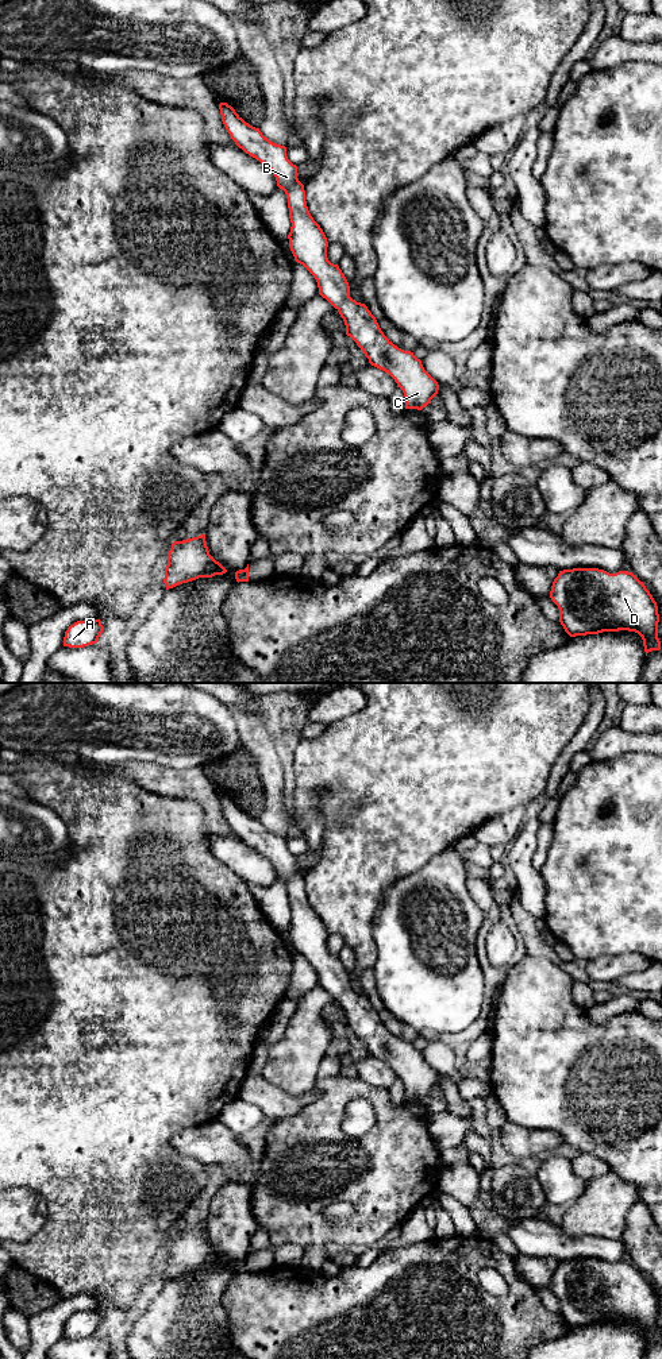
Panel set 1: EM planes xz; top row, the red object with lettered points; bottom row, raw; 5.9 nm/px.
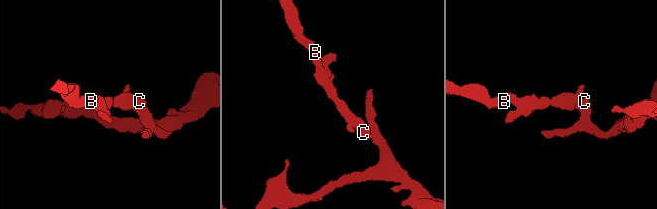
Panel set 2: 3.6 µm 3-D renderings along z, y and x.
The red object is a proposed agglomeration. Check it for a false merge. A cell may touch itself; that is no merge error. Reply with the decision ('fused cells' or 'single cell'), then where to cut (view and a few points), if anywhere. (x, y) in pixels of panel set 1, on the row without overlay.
single cell; no cut

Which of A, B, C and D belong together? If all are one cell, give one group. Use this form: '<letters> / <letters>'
A B C D

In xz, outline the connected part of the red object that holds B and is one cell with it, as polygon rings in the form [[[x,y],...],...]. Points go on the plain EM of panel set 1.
[[[220,794],[219,800],[235,835],[269,858],[277,877],[285,883],[292,914],[288,930],[295,951],[313,966],[319,985],[339,1003],[346,1026],[363,1042],[369,1054],[388,1063],[403,1081],[405,1100],[422,1101],[438,1085],[438,1073],[413,1043],[399,1039],[384,1026],[365,995],[350,988],[345,965],[327,949],[327,928],[308,902],[304,876],[297,869],[297,857],[286,848],[286,838],[270,833],[227,794]]]

